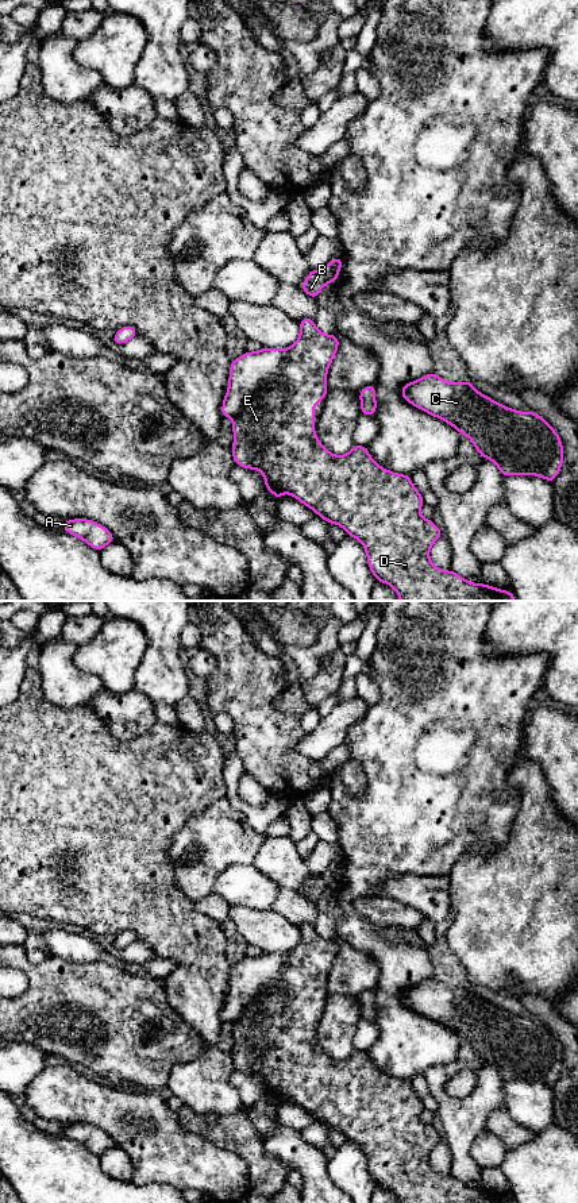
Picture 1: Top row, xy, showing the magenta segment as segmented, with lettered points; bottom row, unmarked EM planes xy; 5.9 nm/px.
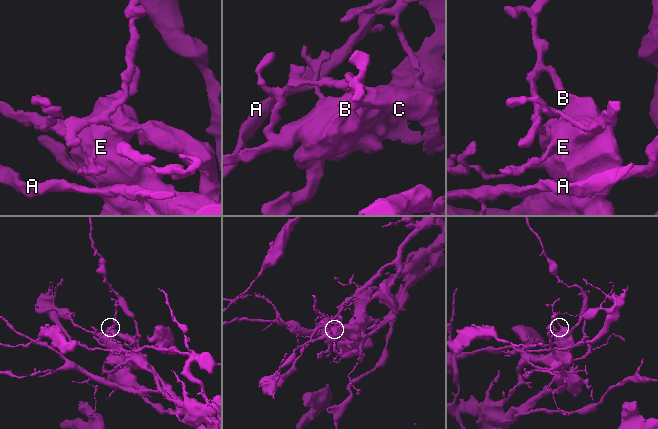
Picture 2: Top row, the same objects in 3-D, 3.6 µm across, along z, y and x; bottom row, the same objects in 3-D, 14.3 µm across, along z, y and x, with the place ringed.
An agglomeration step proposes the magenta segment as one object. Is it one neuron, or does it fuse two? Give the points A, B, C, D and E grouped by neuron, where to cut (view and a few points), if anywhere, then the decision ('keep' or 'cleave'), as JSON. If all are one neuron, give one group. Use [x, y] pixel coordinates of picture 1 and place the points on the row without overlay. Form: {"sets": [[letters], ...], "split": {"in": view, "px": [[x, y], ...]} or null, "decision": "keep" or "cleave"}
{"sets": [["A", "B", "D", "E"], ["C"]], "split": {"in": "xy", "px": [[288, 953], [281, 979], [273, 987], [264, 991], [232, 1022]]}, "decision": "cleave"}

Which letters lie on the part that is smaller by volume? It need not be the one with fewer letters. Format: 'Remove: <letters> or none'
Remove: C

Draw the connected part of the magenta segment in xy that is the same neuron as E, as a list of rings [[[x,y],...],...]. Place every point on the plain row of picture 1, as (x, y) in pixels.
[[[313,924],[300,925],[300,941],[288,953],[278,984],[262,992],[232,1022],[232,1063],[248,1075],[259,1075],[265,1095],[280,1104],[286,1098],[315,1115],[330,1129],[340,1130],[358,1144],[377,1187],[392,1191],[398,1203],[515,1203],[512,1196],[473,1188],[452,1175],[440,1175],[429,1164],[429,1154],[443,1141],[432,1125],[420,1119],[423,1099],[411,1081],[377,1069],[366,1050],[354,1050],[346,1060],[331,1059],[317,1044],[315,1010],[328,998],[327,978],[339,953],[336,940],[317,934]]]

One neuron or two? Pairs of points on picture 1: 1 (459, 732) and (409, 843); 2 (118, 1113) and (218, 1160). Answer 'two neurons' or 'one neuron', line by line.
1: one neuron
2: one neuron

